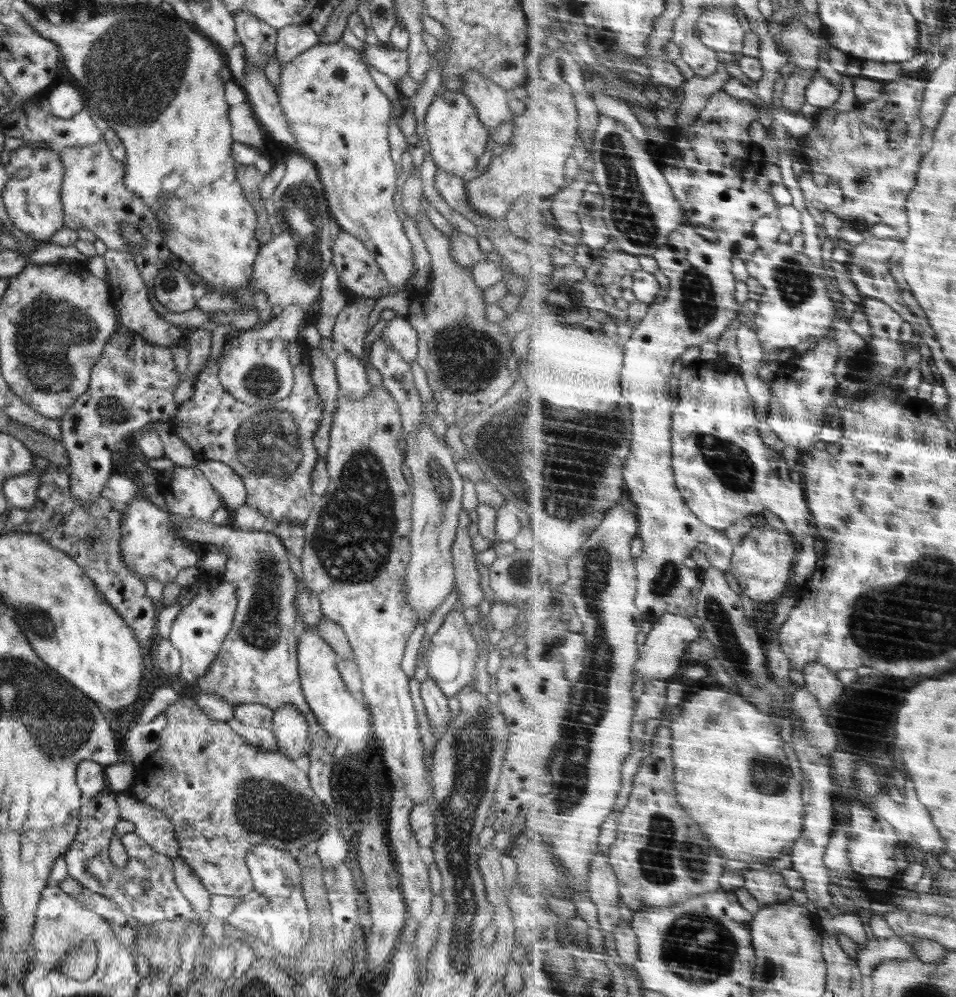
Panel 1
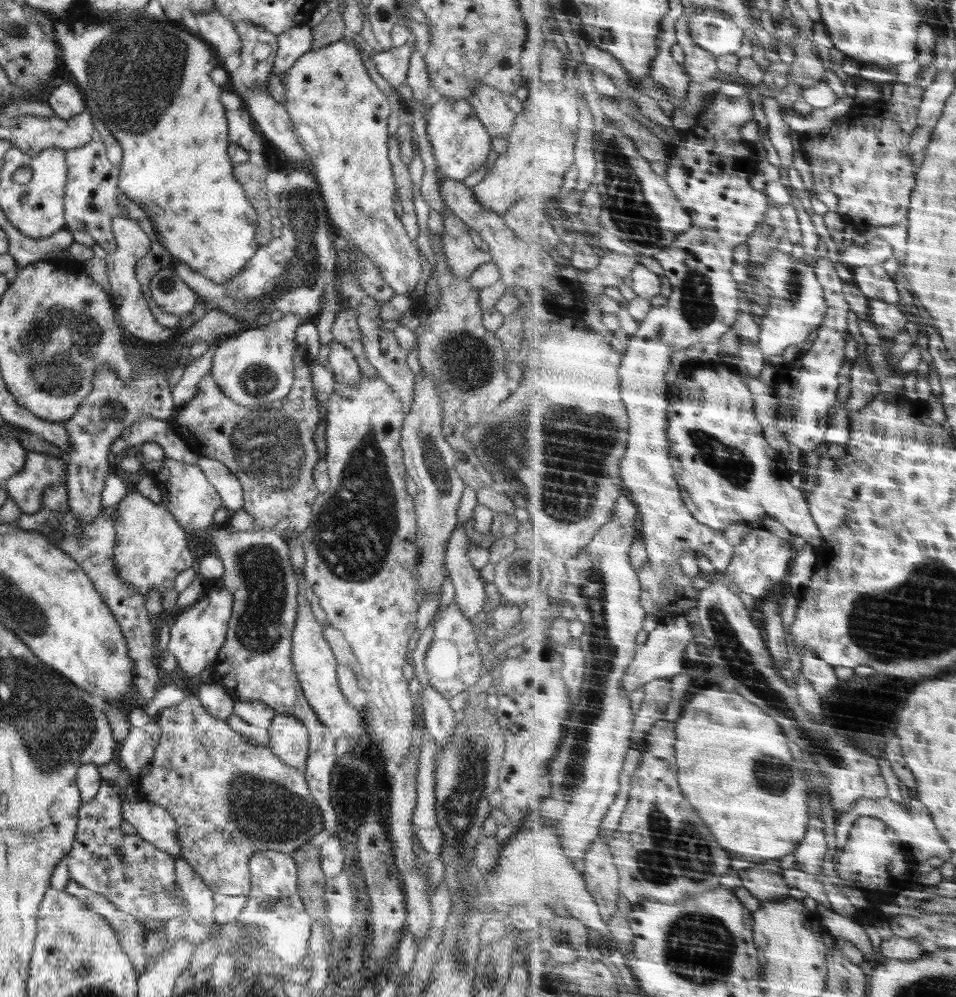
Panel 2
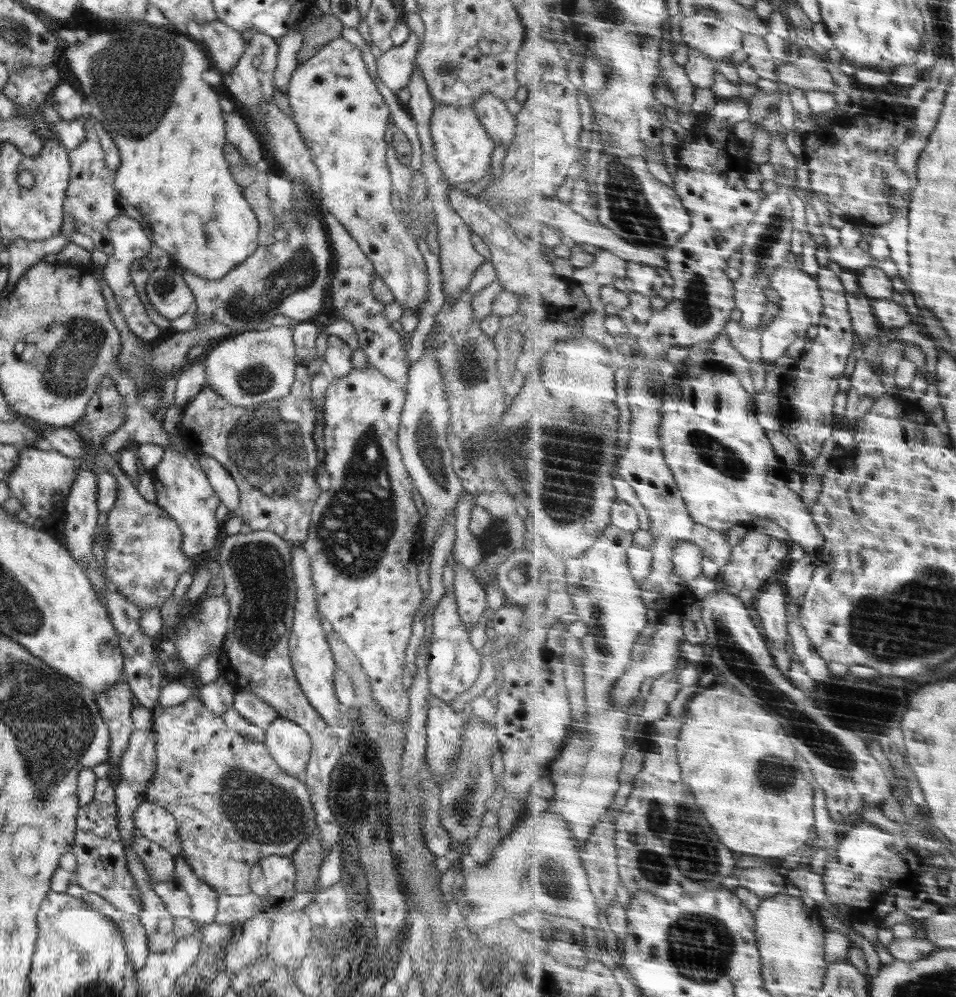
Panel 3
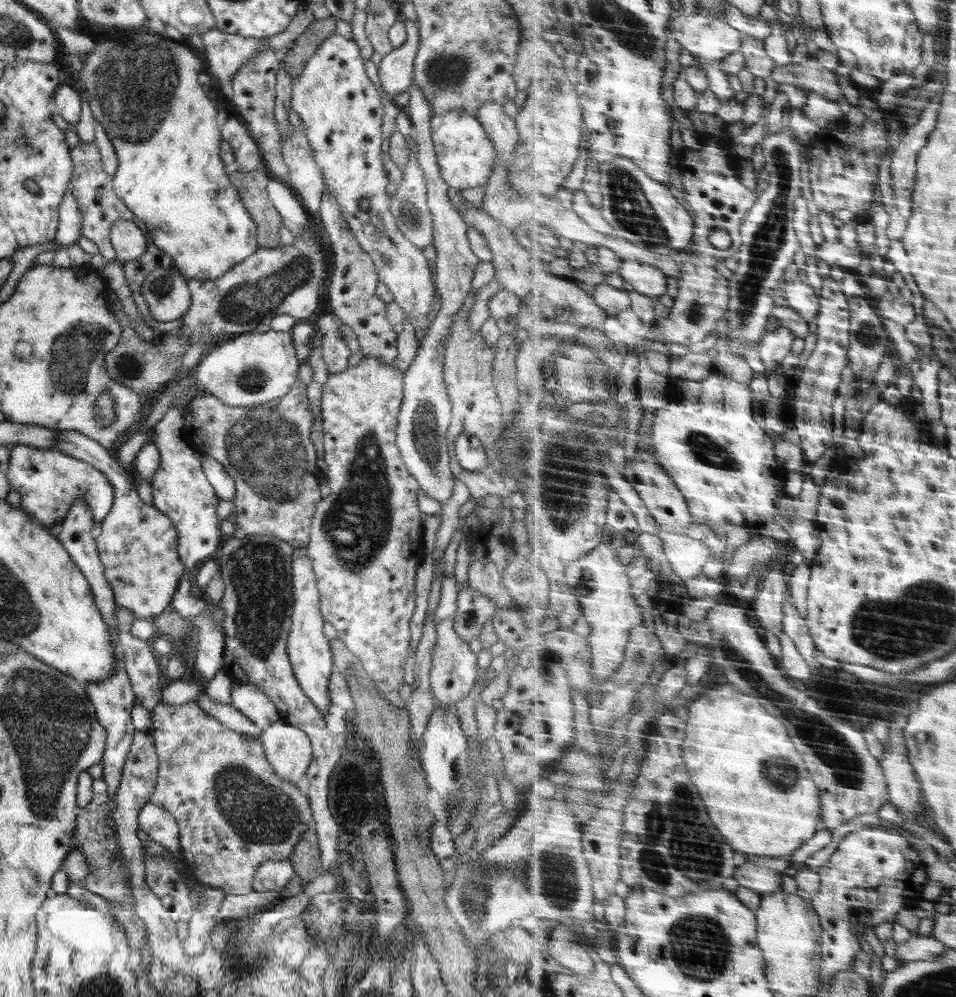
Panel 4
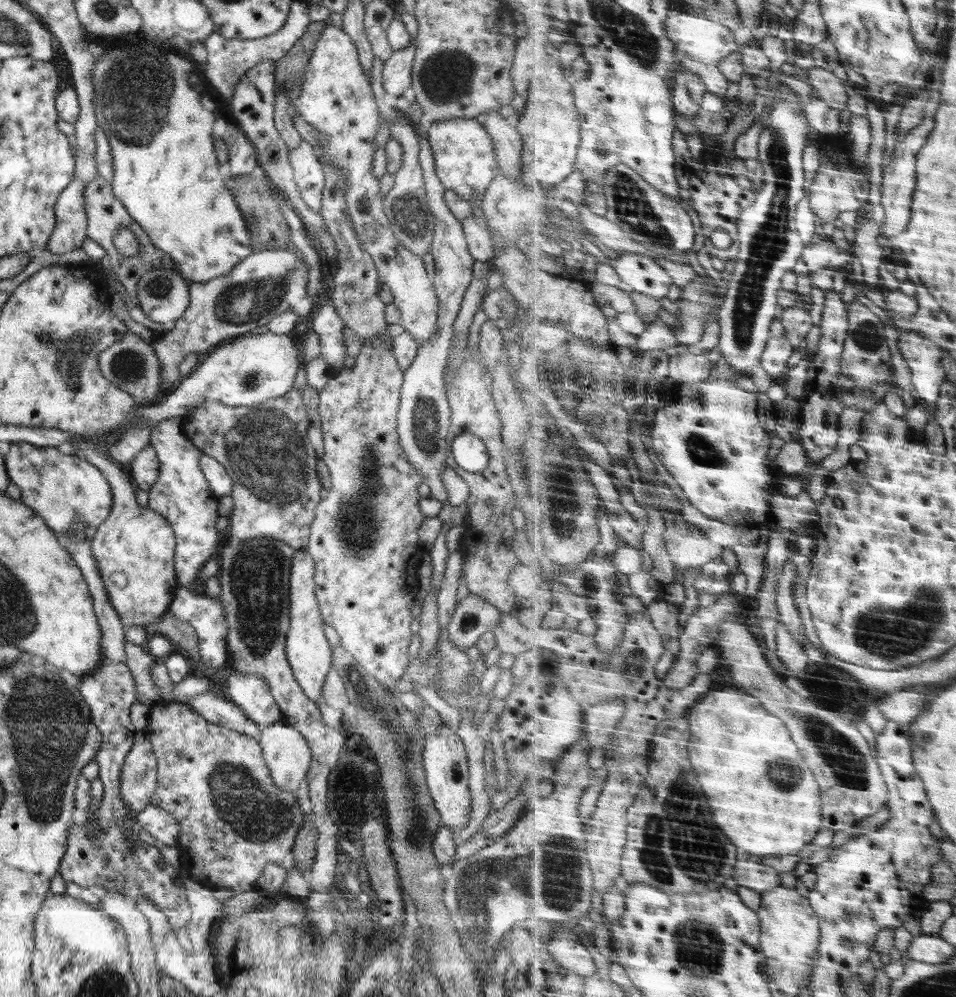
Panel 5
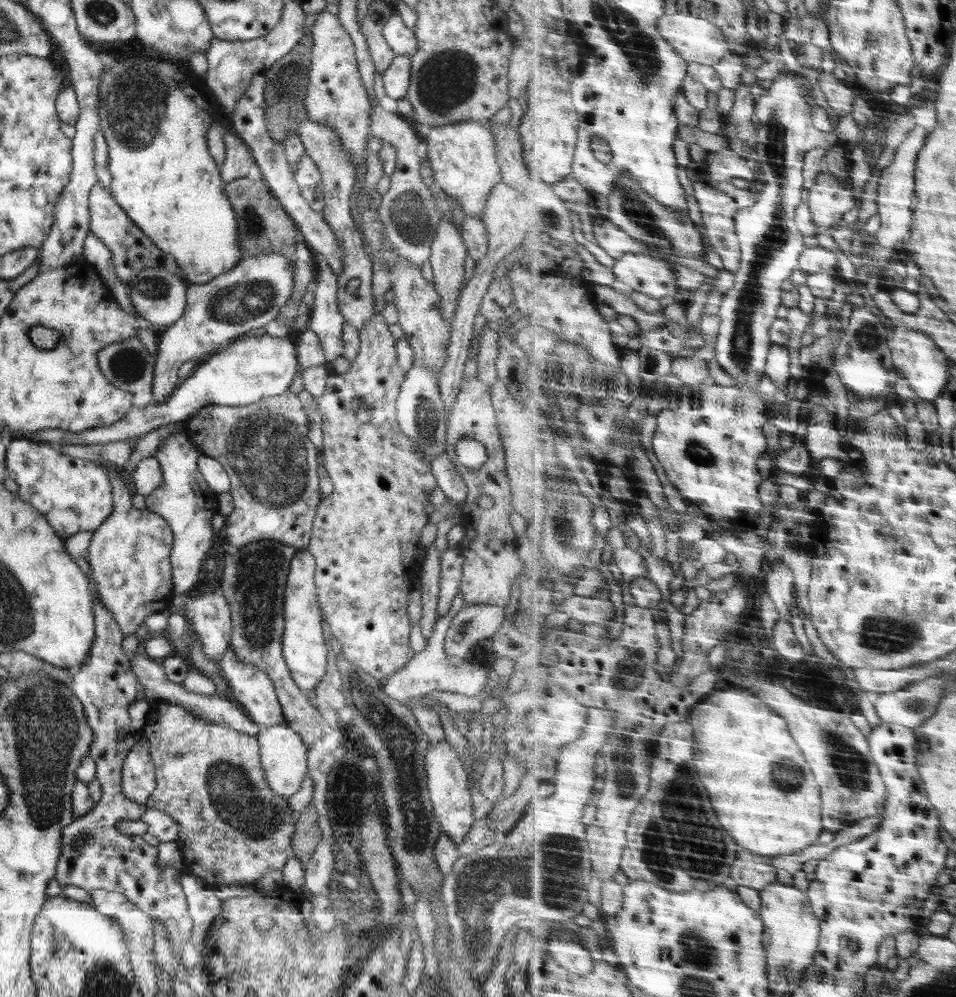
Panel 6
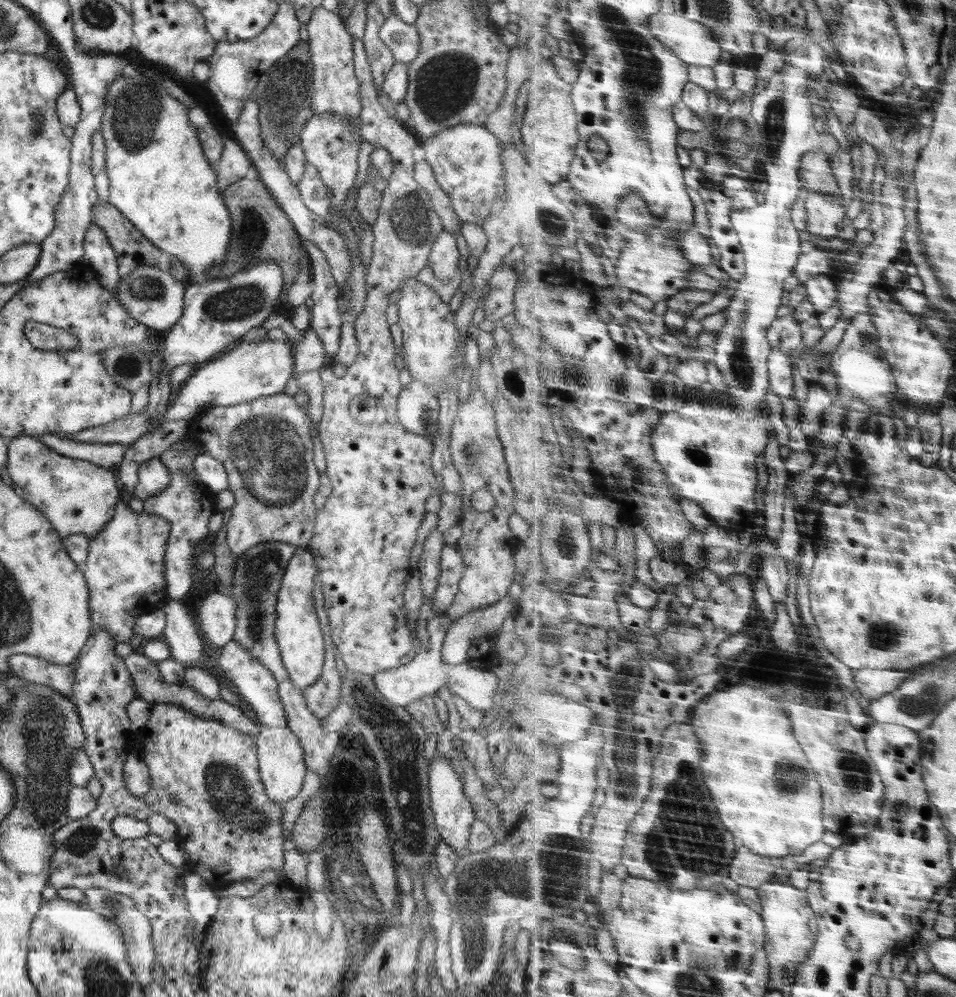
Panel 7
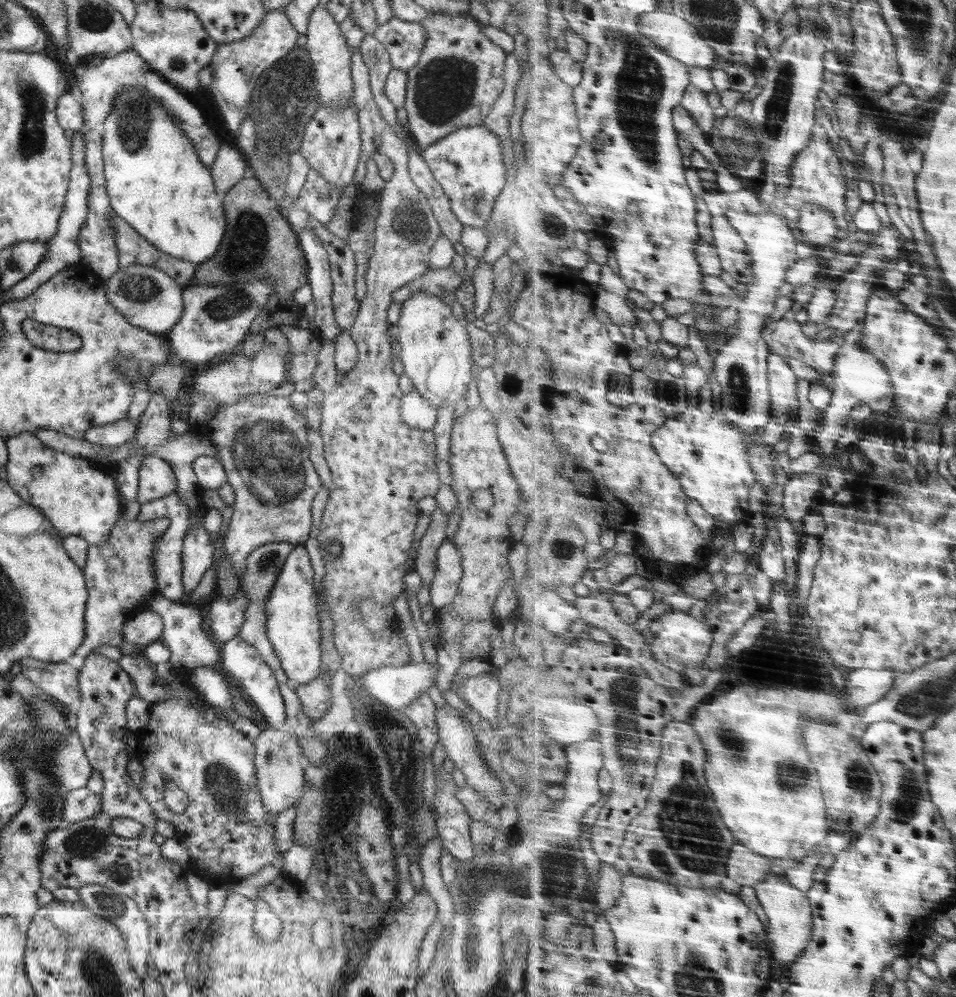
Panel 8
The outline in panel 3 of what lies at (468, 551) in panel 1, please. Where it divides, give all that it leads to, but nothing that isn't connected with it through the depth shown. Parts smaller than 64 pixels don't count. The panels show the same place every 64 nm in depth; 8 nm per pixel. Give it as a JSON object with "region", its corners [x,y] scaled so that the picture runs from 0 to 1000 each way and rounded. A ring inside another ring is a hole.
{"region":[[[475,554],[467,558],[467,566],[475,574],[474,596],[478,605],[481,621],[487,626],[487,631],[494,632],[510,609],[507,590],[499,584],[496,573],[479,567]]]}

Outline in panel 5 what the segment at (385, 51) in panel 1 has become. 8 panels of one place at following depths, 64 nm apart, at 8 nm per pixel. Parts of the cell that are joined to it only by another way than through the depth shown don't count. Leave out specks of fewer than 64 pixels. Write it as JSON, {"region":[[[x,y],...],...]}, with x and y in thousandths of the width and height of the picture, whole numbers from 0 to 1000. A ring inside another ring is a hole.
{"region":[[[418,11],[417,16],[432,42],[425,49],[411,51],[410,55],[402,62],[402,69],[400,70],[402,90],[415,98],[423,96],[430,89],[430,68],[435,52],[433,41],[438,33],[436,20],[431,14]]]}

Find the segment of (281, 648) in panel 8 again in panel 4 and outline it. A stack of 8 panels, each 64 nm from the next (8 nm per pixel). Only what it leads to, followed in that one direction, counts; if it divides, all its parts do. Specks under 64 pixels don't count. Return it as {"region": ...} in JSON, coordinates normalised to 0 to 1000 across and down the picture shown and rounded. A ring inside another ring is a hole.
{"region":[[[319,549],[306,551],[304,569],[308,605],[305,627],[300,641],[300,656],[314,690],[331,708],[331,711],[341,716],[341,712],[347,708],[347,701],[343,695],[343,684],[345,684],[345,676],[349,673],[348,657],[344,642],[337,634],[339,622],[334,612],[334,595],[329,586],[326,562]]]}

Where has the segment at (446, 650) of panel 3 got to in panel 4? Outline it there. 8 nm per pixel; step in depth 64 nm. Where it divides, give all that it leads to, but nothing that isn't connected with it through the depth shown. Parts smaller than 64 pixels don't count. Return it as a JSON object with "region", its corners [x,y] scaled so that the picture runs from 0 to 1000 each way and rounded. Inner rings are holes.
{"region":[[[463,578],[460,605],[453,615],[453,626],[454,630],[456,630],[456,649],[452,658],[449,680],[455,701],[471,708],[494,692],[501,671],[498,665],[499,656],[496,656],[492,652],[491,646],[480,640],[480,636],[475,633],[479,595],[477,589],[478,584],[475,579]]]}

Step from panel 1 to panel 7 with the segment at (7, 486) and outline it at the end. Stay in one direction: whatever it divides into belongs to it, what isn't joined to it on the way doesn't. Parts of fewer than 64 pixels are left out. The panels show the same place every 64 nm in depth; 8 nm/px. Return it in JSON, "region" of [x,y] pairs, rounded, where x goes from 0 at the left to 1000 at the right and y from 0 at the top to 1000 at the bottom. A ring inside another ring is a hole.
{"region":[[[21,436],[13,439],[7,447],[6,469],[14,481],[14,492],[46,516],[64,540],[87,536],[96,543],[100,535],[105,535],[105,531],[117,521],[128,494],[122,487],[119,470],[114,471],[91,461],[69,458],[33,437]]]}

